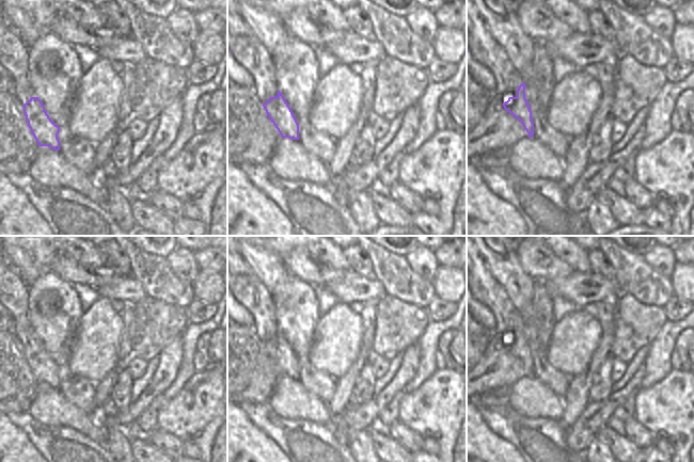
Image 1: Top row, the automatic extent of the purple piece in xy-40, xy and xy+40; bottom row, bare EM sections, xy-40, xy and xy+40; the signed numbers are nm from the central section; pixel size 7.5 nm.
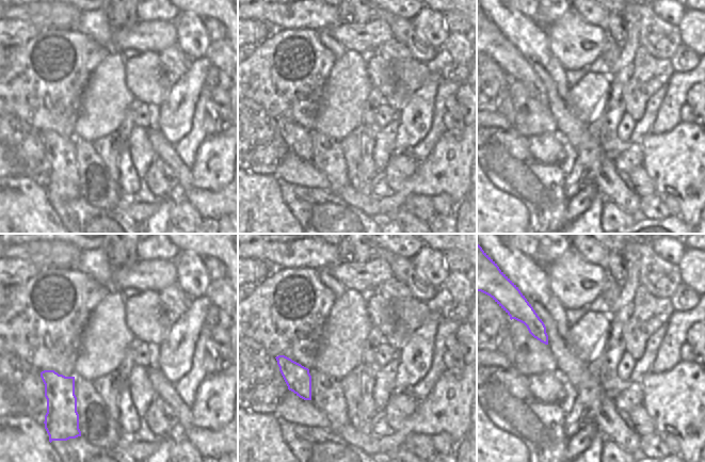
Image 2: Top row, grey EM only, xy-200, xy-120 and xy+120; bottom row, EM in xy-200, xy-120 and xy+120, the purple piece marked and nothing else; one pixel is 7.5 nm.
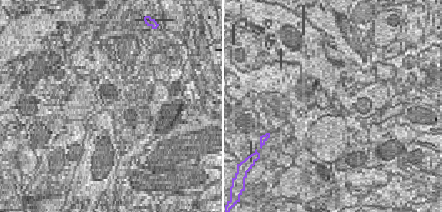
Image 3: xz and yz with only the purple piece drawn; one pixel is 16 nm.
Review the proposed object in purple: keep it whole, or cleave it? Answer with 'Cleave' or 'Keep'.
Cleave.

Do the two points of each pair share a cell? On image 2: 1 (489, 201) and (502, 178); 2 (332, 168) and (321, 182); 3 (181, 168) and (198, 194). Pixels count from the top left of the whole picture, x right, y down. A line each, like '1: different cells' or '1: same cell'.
1: different cells
2: different cells
3: same cell

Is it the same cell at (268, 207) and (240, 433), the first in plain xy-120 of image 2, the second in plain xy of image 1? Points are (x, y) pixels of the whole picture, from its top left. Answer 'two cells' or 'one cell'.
one cell

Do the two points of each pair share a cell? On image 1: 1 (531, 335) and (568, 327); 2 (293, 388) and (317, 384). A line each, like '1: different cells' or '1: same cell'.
1: different cells
2: different cells

